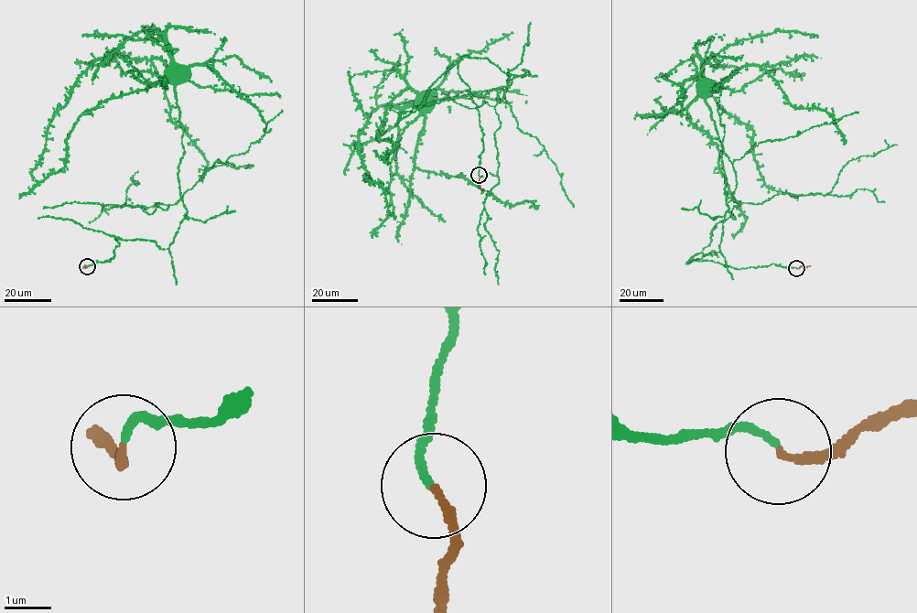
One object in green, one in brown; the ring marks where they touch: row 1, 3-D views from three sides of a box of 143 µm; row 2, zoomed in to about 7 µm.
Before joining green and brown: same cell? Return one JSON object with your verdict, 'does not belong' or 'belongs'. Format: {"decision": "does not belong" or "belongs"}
{"decision": "belongs"}

